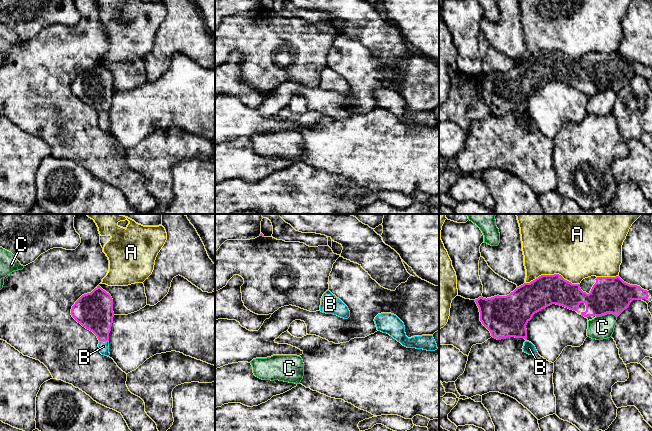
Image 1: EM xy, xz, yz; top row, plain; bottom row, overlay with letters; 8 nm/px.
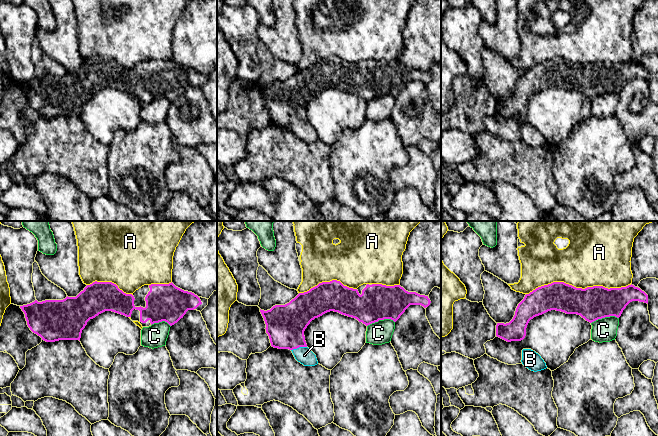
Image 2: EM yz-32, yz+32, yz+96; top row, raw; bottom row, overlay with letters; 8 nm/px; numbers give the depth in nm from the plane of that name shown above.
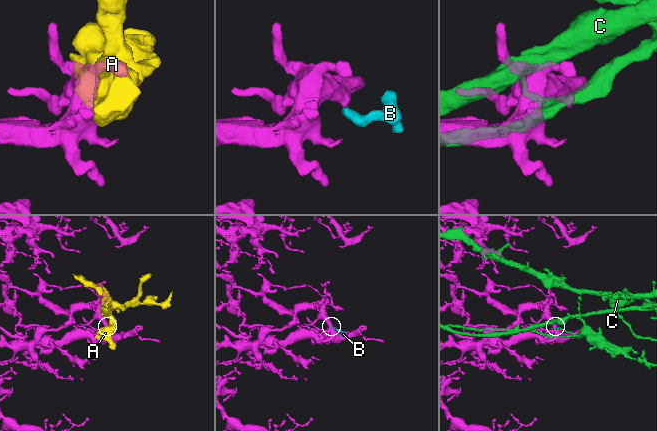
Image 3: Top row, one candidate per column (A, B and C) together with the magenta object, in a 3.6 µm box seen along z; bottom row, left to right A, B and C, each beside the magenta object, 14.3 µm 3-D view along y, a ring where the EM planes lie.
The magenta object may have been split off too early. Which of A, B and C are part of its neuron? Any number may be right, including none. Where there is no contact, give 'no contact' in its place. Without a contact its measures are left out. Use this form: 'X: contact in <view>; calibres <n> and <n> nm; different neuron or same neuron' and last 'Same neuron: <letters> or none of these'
A: contact in yz; calibres 240 and 420 nm; different neuron
B: contact in xy; calibres 300 and 80 nm; same neuron
C: contact in yz; calibres 280 and 190 nm; different neuron
Same neuron: B

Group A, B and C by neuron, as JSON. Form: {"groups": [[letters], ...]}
{"groups": [["A"], ["B"], ["C"]]}

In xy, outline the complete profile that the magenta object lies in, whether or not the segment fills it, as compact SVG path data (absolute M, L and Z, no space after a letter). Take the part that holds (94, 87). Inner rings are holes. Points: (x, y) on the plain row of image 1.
M98 61L91 69L82 71L75 78L71 91L97 112L100 129L109 133L109 109L114 93L111 71Z

